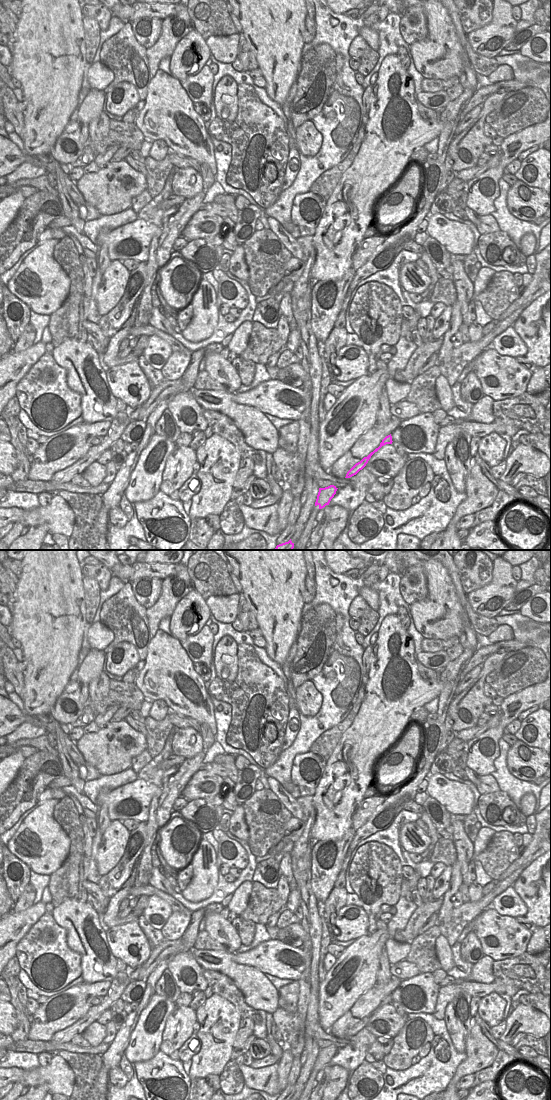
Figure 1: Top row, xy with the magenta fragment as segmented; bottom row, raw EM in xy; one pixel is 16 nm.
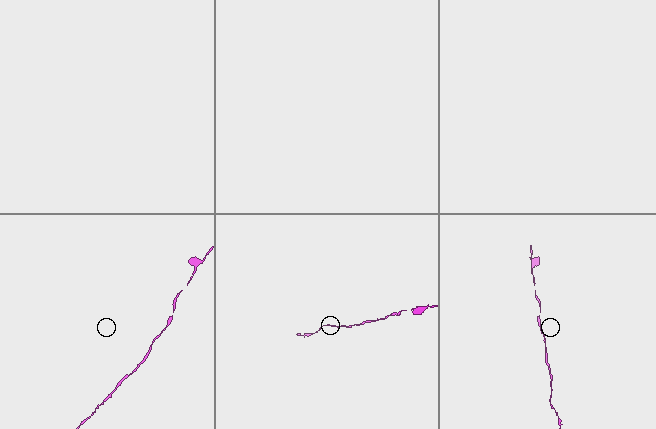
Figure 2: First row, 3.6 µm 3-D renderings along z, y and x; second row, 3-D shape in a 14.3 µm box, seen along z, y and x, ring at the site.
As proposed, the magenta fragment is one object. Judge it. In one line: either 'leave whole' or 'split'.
leave whole

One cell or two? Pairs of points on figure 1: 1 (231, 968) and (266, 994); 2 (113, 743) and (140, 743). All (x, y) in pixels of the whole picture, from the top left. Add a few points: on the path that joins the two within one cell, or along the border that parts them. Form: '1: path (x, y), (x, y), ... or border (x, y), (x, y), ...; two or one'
1: path (240, 974), (257, 988); one
2: path (120, 745), (126, 751), (133, 747); one

